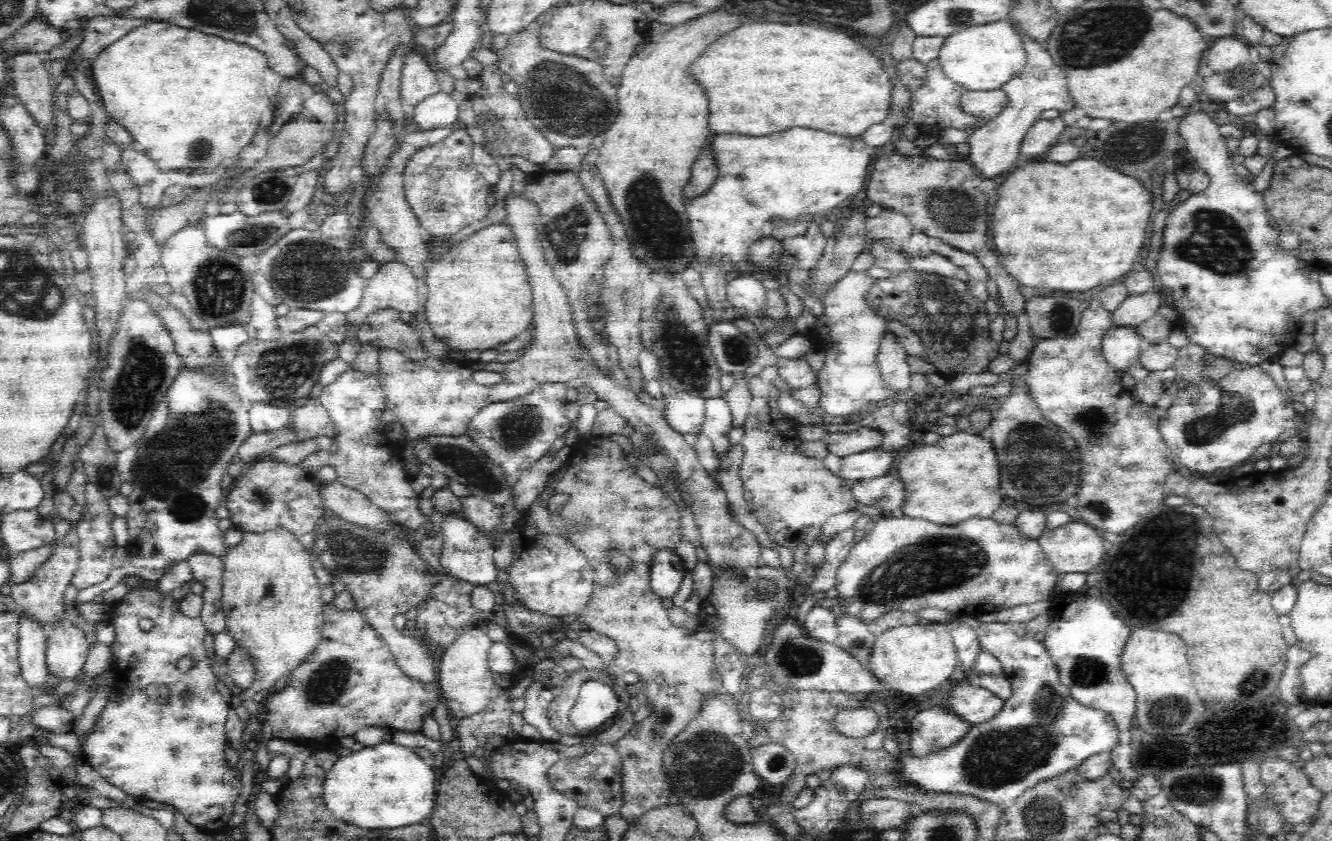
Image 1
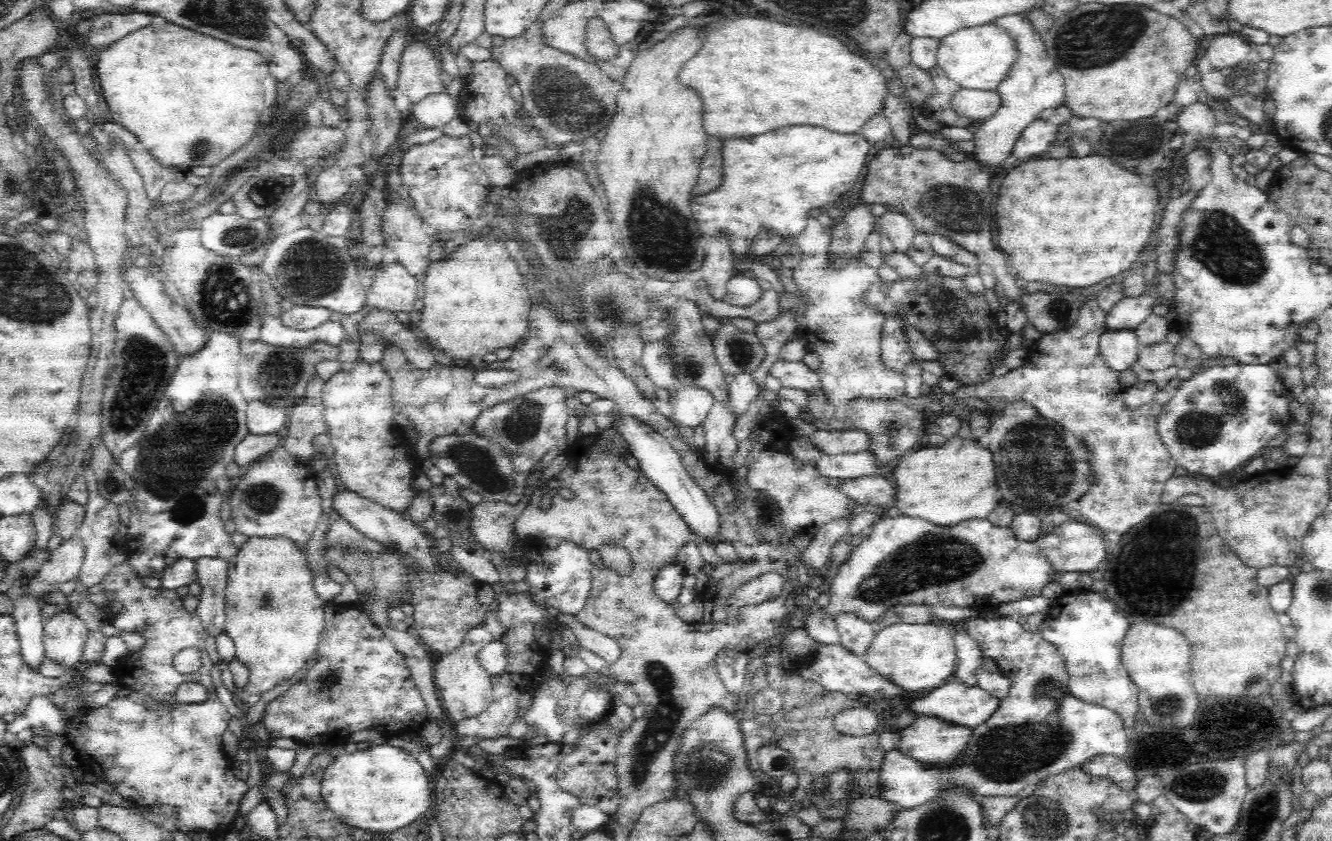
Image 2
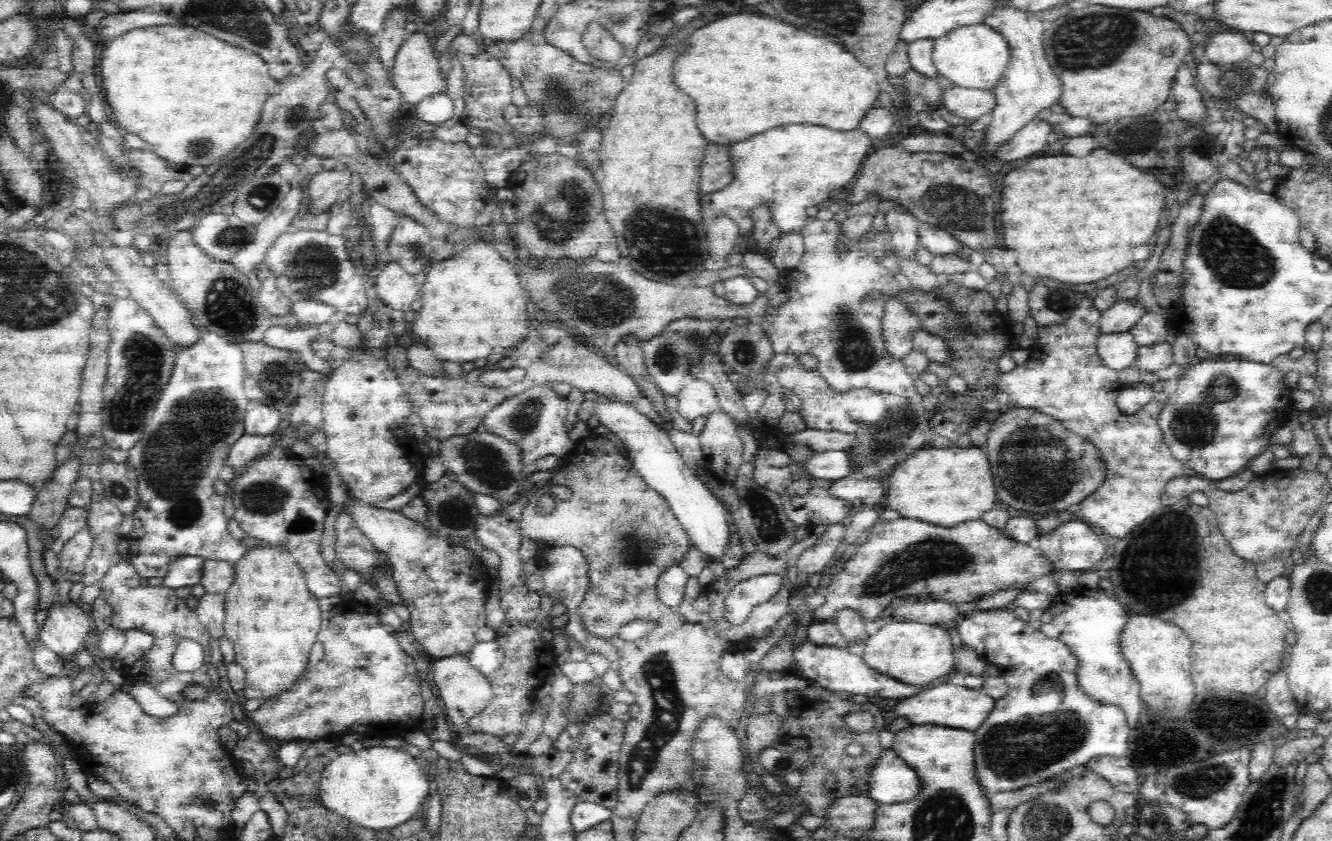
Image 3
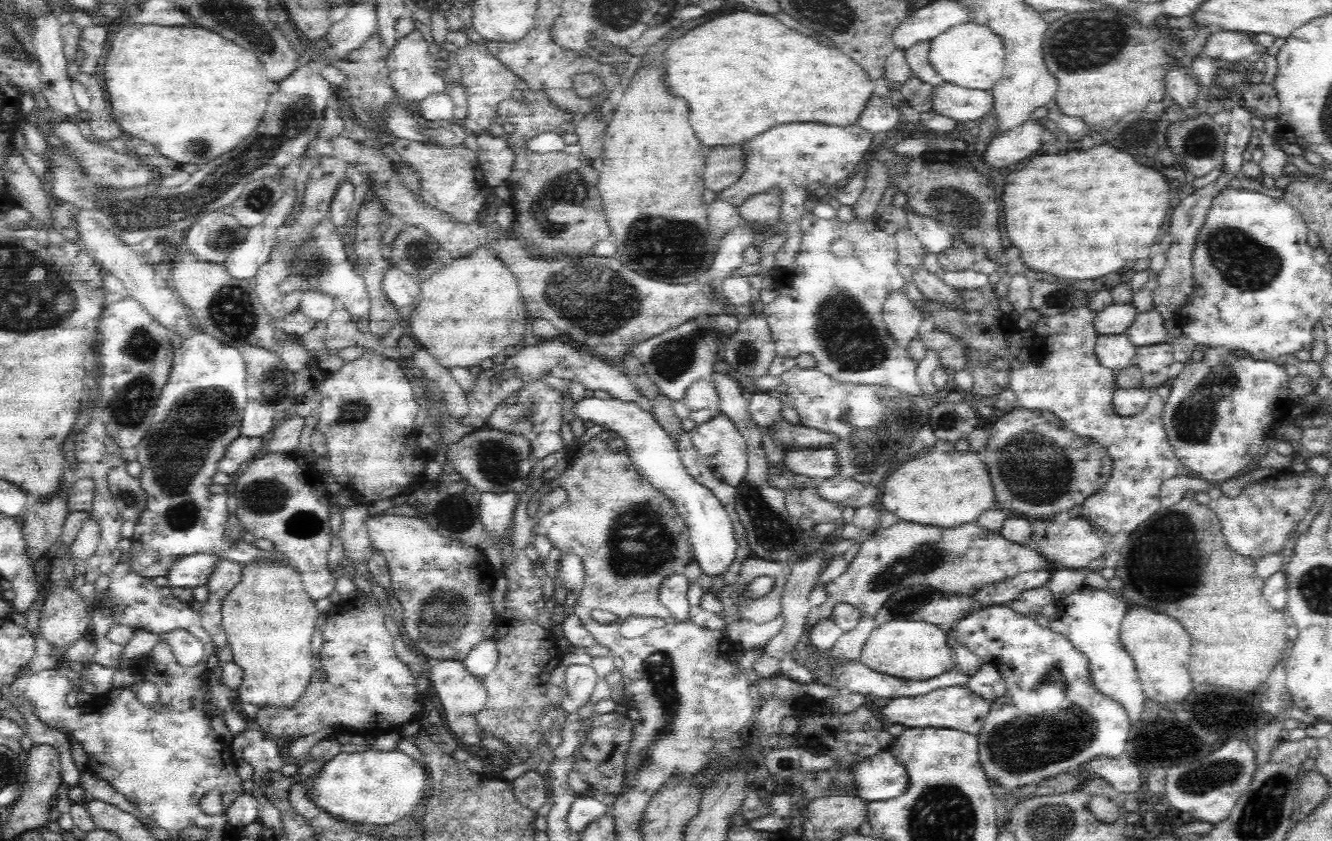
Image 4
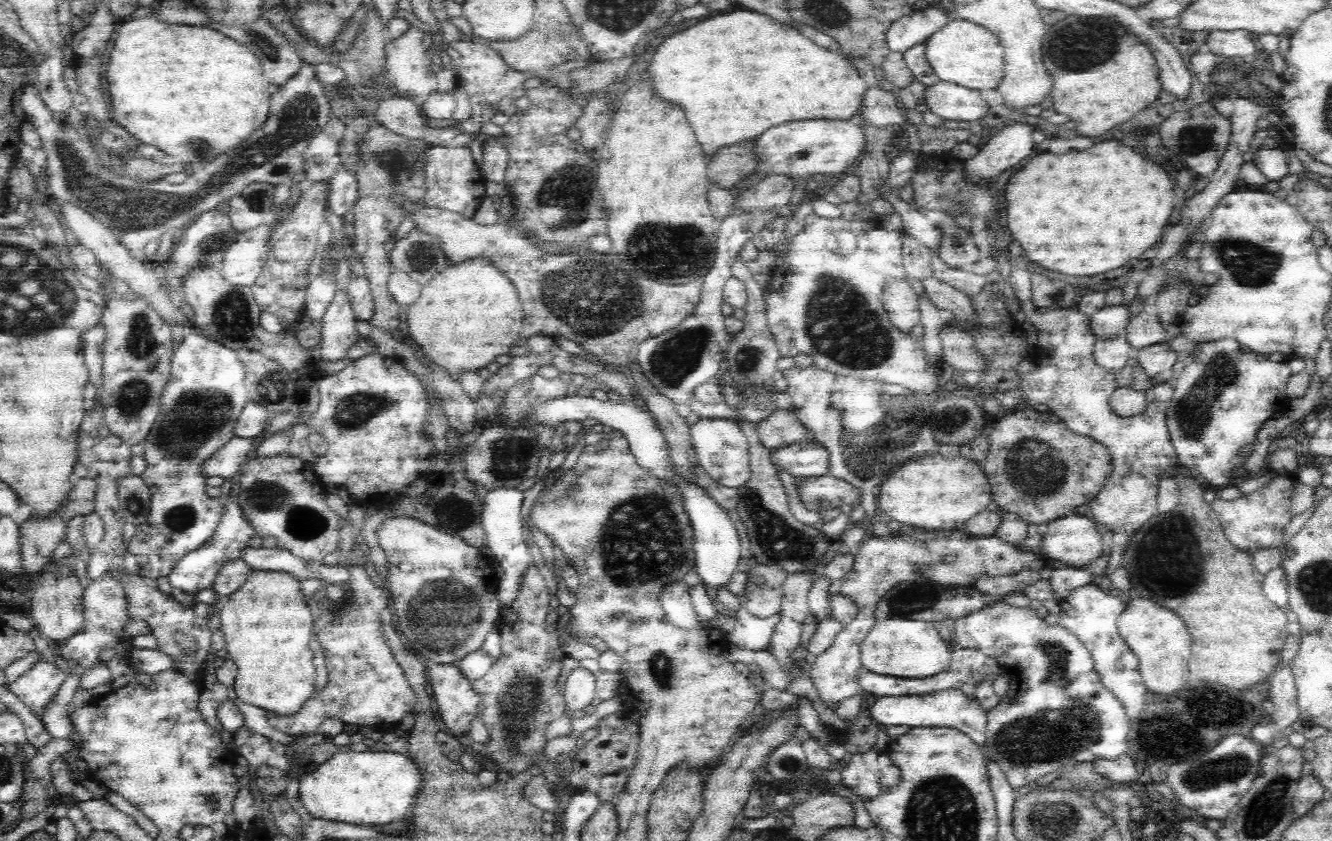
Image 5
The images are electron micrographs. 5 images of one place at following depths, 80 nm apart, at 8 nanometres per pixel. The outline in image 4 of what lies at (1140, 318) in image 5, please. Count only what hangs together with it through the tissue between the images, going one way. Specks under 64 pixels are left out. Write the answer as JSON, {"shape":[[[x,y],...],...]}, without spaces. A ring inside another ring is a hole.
{"shape":[[[1154,306],[1146,312],[1137,314],[1125,333],[1136,347],[1162,344],[1169,340],[1164,319]]]}

